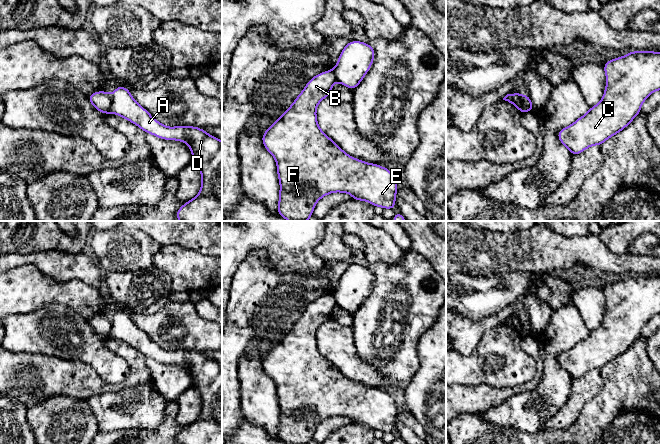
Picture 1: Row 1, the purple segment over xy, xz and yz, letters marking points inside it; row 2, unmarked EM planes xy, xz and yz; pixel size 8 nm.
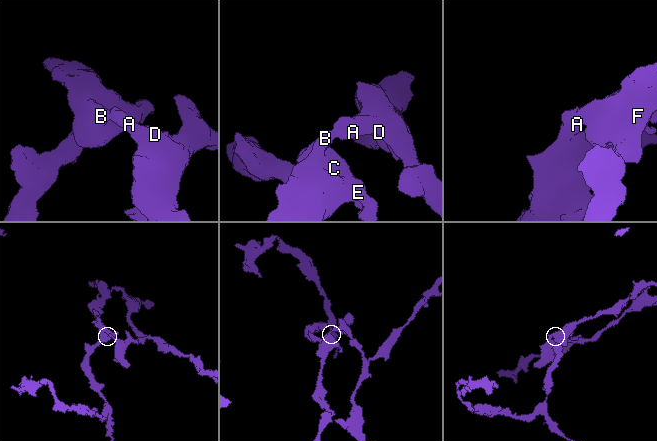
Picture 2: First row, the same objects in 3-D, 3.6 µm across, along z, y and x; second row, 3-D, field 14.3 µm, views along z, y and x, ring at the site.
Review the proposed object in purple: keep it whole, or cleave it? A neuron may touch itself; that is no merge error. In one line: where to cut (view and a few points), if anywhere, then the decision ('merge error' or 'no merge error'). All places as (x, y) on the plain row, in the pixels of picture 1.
cut in xy along (111, 319), (109, 336); merge error

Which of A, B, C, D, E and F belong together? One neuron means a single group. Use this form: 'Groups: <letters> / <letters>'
Groups: A D / B C E F

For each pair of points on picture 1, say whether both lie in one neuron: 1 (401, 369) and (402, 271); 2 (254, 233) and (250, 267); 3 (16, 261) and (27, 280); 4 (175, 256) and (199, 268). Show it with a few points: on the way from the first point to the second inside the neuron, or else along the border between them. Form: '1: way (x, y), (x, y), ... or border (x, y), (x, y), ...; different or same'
1: way (391, 345), (391, 320), (400, 308), (401, 295); same
2: border (271, 263), (263, 250), (253, 250), (237, 269); different
3: border (10, 269), (16, 266), (33, 264), (41, 273); different
4: way (181, 262), (187, 268), (193, 268); same

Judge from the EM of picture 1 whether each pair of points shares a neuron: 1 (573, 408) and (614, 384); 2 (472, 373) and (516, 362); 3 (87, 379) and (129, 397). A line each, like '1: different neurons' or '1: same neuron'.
1: different neurons
2: same neuron
3: different neurons

